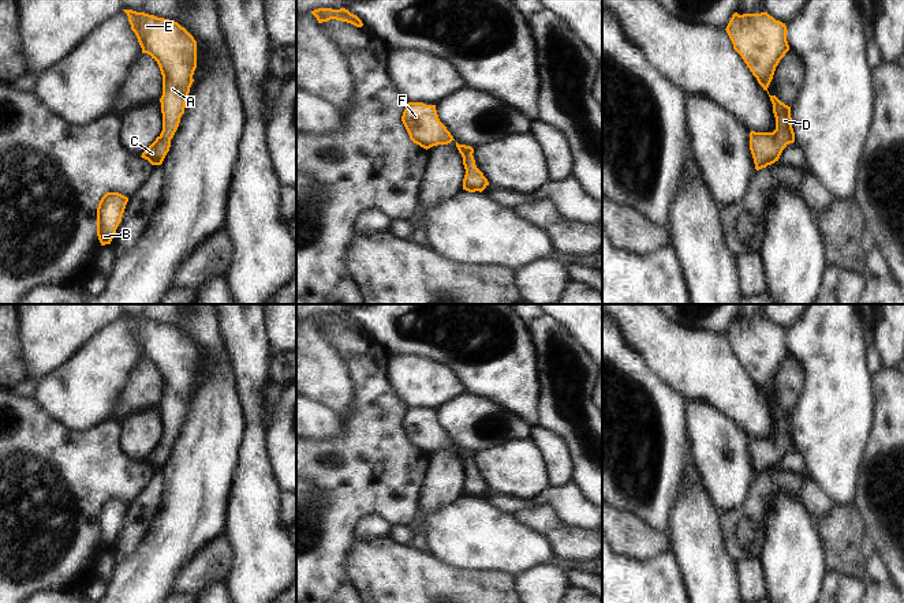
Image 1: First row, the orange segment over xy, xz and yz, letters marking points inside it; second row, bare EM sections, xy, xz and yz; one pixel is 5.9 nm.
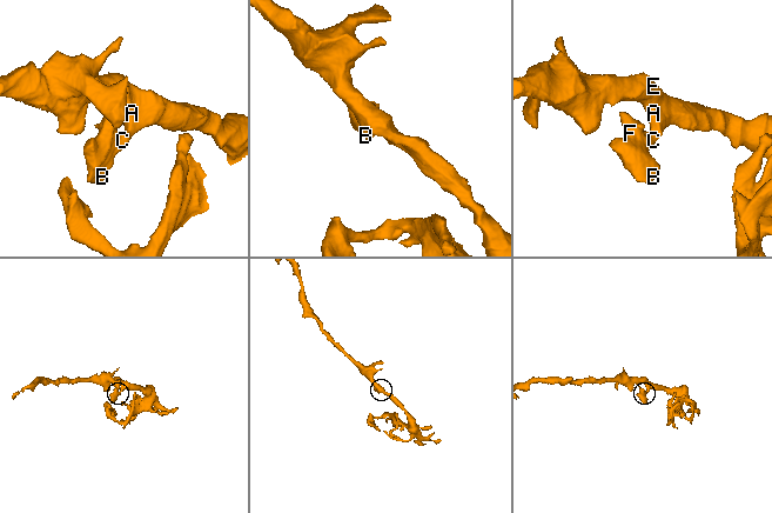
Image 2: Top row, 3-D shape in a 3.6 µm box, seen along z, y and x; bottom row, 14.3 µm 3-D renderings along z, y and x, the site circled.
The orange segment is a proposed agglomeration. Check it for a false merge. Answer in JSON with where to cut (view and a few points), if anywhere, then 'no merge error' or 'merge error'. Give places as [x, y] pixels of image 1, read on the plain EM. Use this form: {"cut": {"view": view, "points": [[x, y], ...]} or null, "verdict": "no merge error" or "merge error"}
{"cut": null, "verdict": "no merge error"}

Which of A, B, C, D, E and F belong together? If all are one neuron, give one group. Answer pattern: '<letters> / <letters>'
A B C D E F

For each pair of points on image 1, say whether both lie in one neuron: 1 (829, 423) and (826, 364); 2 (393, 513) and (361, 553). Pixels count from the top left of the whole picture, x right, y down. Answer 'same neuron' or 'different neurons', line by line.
1: same neuron
2: different neurons

